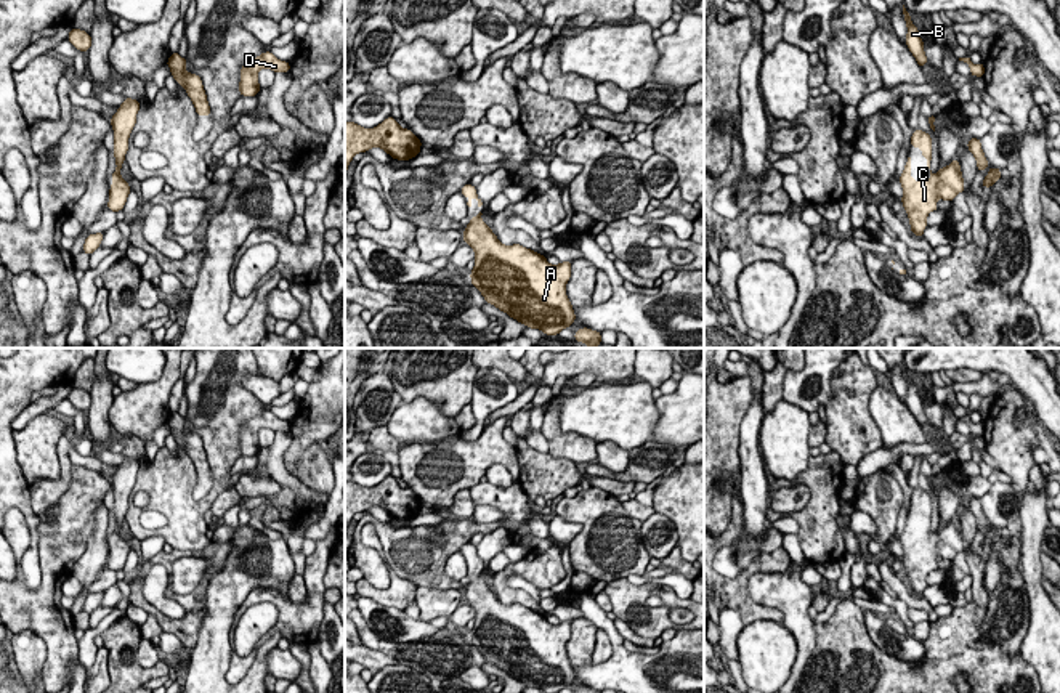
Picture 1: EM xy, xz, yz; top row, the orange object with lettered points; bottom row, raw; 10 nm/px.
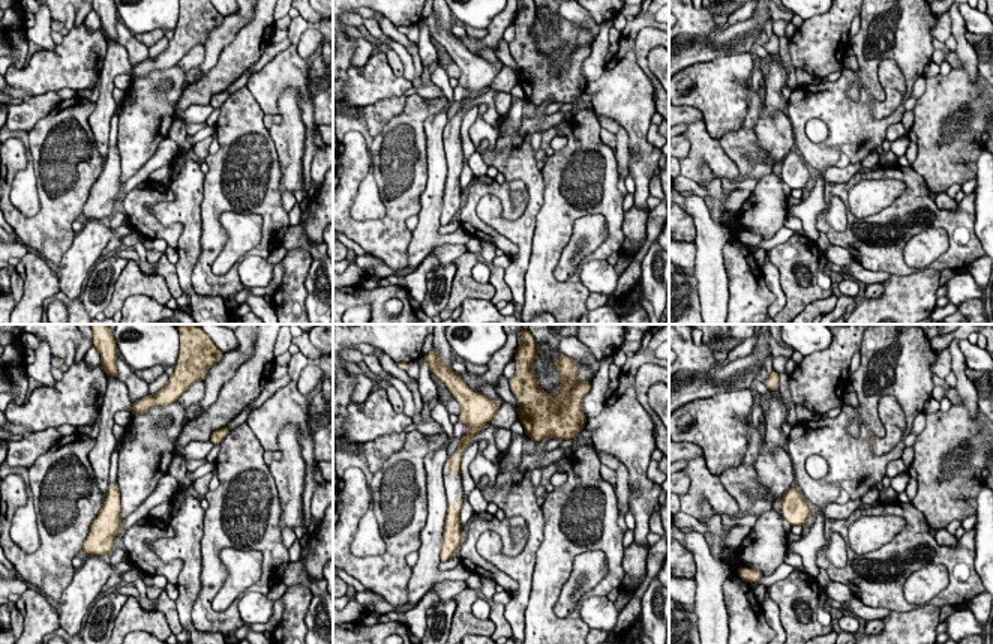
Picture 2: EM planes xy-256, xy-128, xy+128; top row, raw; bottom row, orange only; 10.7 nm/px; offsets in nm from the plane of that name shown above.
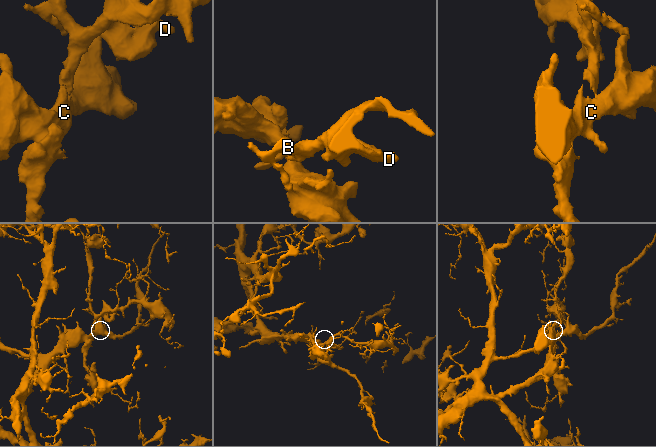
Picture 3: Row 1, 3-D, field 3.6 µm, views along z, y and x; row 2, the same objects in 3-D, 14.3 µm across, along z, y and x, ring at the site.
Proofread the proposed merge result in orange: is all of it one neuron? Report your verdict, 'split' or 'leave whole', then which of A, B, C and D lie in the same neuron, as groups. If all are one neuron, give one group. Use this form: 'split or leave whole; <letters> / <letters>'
leave whole; A B C D

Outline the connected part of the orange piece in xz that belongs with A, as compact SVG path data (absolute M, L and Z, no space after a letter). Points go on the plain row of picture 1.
M481 574L471 576L463 590L463 602L475 610L471 645L486 663L531 688L560 693L569 687L576 680L566 654L572 621L550 624L531 608L502 603Z

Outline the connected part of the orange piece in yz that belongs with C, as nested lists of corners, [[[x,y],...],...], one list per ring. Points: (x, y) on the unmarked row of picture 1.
[[[908,517],[904,529],[900,536],[903,547],[903,568],[908,573],[911,590],[914,595],[924,597],[927,574],[938,569],[937,560],[953,561],[959,552],[964,552],[964,537],[957,518],[940,528],[935,534],[930,529],[930,539],[911,537],[911,517]]]

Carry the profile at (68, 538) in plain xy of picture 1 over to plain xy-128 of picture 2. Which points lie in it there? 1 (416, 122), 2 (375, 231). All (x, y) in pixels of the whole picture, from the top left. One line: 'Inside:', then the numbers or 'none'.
Inside: 1, 2

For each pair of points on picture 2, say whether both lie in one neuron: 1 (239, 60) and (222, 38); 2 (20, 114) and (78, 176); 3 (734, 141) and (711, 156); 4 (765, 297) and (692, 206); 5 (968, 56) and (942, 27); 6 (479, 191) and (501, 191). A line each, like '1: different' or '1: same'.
1: different
2: different
3: different
4: different
5: different
6: same

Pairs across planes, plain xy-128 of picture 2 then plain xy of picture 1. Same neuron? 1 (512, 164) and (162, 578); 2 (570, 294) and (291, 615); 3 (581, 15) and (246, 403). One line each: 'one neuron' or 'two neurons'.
1: one neuron
2: two neurons
3: two neurons

